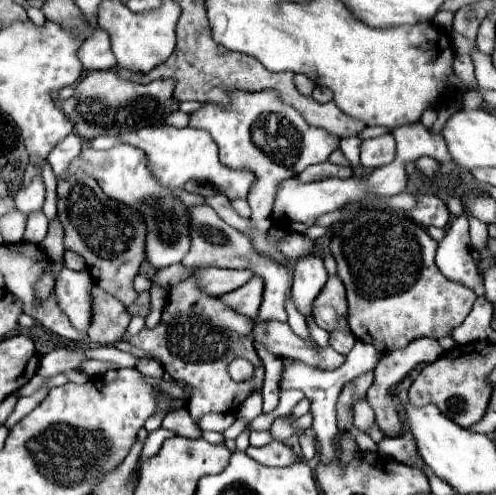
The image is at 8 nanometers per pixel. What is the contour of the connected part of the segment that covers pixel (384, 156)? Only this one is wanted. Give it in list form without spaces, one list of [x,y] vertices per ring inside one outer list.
[[[382,135],[374,139],[364,139],[360,147],[360,163],[368,169],[376,169],[392,163],[396,157],[396,141],[394,135]]]

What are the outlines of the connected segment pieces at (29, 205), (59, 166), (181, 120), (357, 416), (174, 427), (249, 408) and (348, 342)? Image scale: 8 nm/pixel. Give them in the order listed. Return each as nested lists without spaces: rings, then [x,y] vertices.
[[[36,177],[26,189],[22,189],[22,193],[14,195],[14,201],[16,201],[16,209],[22,211],[24,215],[30,215],[34,211],[42,211],[44,207],[44,183],[42,183],[42,177]]]
[[[72,133],[72,135],[68,135],[68,139],[64,139],[64,143],[58,143],[50,151],[48,163],[52,165],[52,169],[58,177],[70,169],[70,163],[80,155],[80,147],[82,147],[80,137],[76,133]]]
[[[176,110],[174,113],[170,113],[164,121],[162,121],[162,125],[174,125],[174,127],[186,127],[188,126],[190,116],[184,113],[181,110]]]
[[[362,395],[358,399],[358,403],[354,403],[354,425],[364,433],[368,431],[370,425],[374,425],[374,411],[372,411],[366,395]]]
[[[176,409],[176,411],[168,413],[164,417],[164,421],[162,421],[162,427],[174,431],[180,437],[192,437],[192,439],[196,439],[196,437],[202,435],[200,427],[190,419],[190,415],[188,415],[186,409]]]
[[[256,389],[256,391],[252,391],[248,397],[246,397],[246,401],[238,407],[238,417],[246,417],[248,419],[248,423],[254,419],[254,417],[258,417],[262,413],[262,391],[260,389]]]
[[[342,331],[330,333],[330,347],[334,347],[338,353],[347,355],[356,342],[354,335],[344,335]]]

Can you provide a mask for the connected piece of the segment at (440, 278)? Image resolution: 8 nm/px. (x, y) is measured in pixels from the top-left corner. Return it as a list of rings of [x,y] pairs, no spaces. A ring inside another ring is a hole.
[[[390,211],[360,213],[356,219],[348,221],[334,235],[330,249],[338,263],[338,275],[348,289],[350,329],[360,341],[372,343],[380,353],[406,347],[406,343],[418,337],[438,339],[448,335],[454,327],[458,327],[466,319],[476,301],[476,295],[472,295],[464,285],[452,283],[444,279],[444,275],[440,275],[440,269],[434,265],[436,241],[420,225],[396,213]]]

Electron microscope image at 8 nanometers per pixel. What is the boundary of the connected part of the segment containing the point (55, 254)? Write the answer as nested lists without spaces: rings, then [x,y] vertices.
[[[54,221],[52,225],[50,225],[50,229],[48,229],[48,235],[46,235],[46,239],[40,243],[40,247],[48,253],[48,257],[52,257],[52,259],[62,259],[62,255],[64,255],[64,245],[62,245],[62,237],[64,237],[64,229],[62,229],[62,225],[60,225],[60,221]]]

